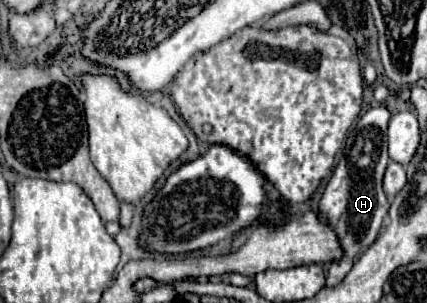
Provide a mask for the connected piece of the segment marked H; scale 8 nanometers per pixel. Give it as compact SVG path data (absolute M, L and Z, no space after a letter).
M381 103L377 107L371 107L363 117L359 117L355 131L351 131L351 135L347 137L341 161L335 167L333 177L327 183L323 197L319 201L319 211L323 213L325 221L333 225L345 249L345 257L341 261L331 263L327 271L327 287L339 285L345 279L345 275L353 267L353 261L375 241L383 217L389 211L389 201L381 189L381 181L385 167L389 163L387 125L391 115L393 113L389 111L389 107Z

